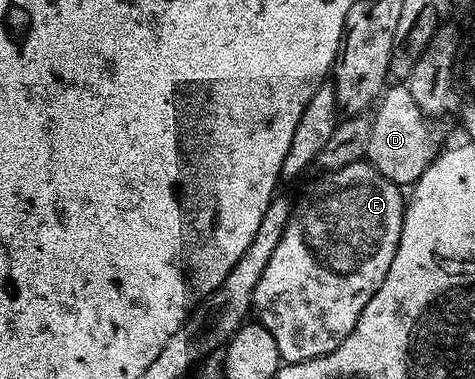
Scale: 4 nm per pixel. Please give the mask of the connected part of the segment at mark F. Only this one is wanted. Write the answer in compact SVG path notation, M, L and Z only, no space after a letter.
M369 161L348 163L321 176L299 201L293 202L284 235L280 235L276 251L272 251L272 259L268 259L268 267L264 267L264 275L260 275L254 292L253 316L276 339L276 347L286 363L328 355L328 351L336 351L348 339L364 307L368 307L368 299L380 291L402 234L403 190L384 179Z

